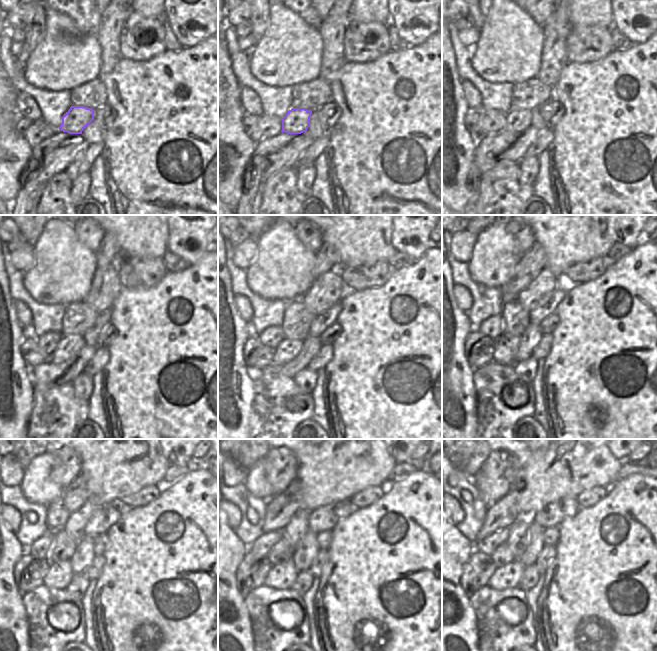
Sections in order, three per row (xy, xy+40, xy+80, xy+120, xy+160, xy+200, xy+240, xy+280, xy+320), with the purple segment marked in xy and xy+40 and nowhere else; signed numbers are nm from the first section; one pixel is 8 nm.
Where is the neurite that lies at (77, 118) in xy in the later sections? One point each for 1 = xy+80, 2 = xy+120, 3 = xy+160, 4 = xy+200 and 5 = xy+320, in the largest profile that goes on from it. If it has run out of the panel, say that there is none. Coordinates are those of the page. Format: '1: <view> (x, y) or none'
1: xy+80 (516, 120)
2: xy+120 (69, 345)
3: xy+160 (287, 350)
4: xy+200 (506, 348)
5: xy+320 (509, 576)

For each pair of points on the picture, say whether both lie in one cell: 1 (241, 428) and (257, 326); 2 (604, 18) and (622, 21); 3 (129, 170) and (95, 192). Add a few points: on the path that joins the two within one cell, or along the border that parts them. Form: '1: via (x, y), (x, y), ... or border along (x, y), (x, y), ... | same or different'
1: border along (247, 324), (251, 332) | different
2: border along (611, 10), (614, 25) | different
3: border along (103, 162), (105, 184), (110, 204) | different

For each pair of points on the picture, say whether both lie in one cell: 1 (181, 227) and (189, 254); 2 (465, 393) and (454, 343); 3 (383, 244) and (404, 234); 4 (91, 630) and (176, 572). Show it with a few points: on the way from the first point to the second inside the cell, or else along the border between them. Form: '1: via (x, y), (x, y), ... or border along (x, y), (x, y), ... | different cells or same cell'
1: via (181, 234), (176, 244), (182, 247) | same cell
2: via (454, 381), (454, 355) | same cell
3: border along (391, 225), (391, 244), (394, 249) | different cells
4: border along (91, 604), (91, 618), (100, 640) | different cells

